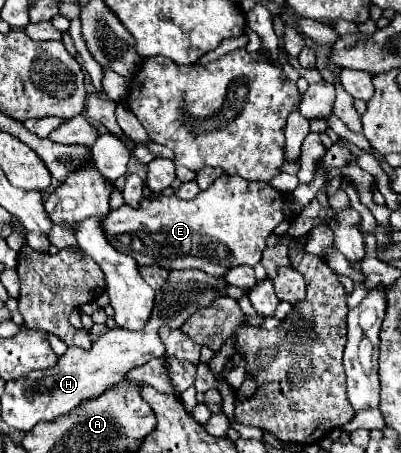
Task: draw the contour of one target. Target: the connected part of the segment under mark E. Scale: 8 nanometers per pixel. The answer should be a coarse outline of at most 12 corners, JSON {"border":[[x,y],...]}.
{"border":[[220,175],[122,205],[108,241],[140,267],[254,267],[292,197]]}

